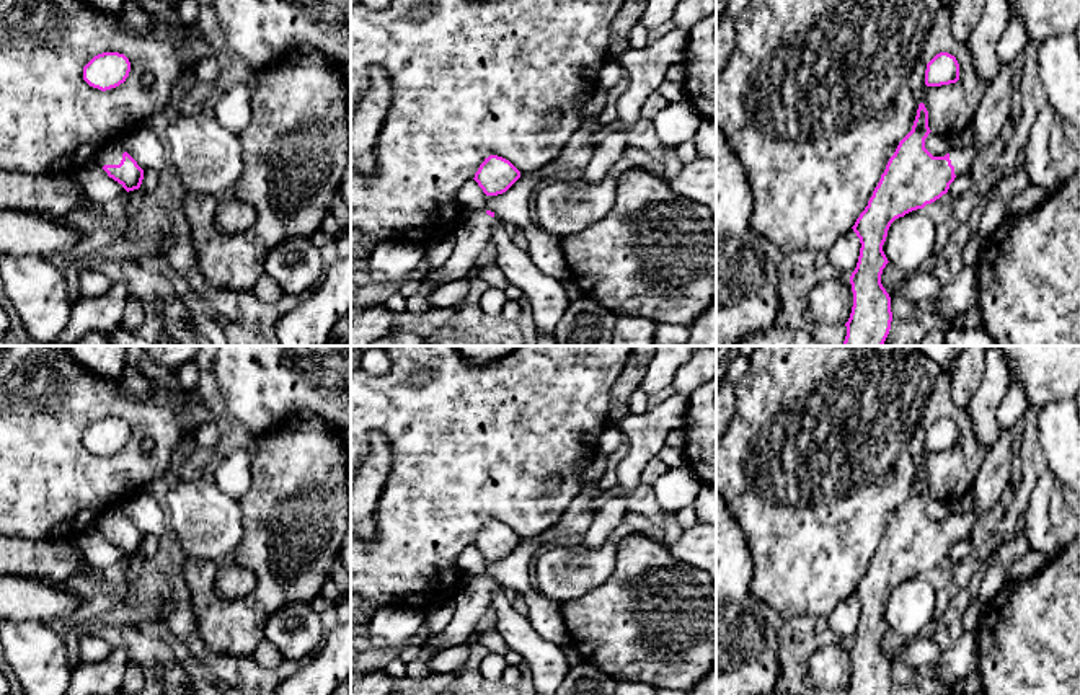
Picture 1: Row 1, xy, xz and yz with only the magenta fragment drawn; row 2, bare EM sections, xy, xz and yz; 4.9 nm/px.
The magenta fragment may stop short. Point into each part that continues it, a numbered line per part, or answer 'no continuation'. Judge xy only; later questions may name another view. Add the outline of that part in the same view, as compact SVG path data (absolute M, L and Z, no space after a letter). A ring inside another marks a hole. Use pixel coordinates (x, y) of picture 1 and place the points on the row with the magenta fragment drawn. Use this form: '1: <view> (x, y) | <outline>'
1: xy (111, 154) | M106 145L96 157L96 162L104 166L104 165L119 165L122 160L122 148L117 145Z

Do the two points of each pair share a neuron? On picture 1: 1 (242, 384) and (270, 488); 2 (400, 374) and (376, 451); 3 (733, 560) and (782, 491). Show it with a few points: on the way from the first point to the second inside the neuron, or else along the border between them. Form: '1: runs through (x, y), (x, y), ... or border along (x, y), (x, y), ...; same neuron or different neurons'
1: border along (289, 420), (270, 434), (253, 441); different neurons
2: border along (372, 431), (379, 431), (385, 439), (390, 469); different neurons
3: border along (733, 517), (749, 552), (751, 579); different neurons

